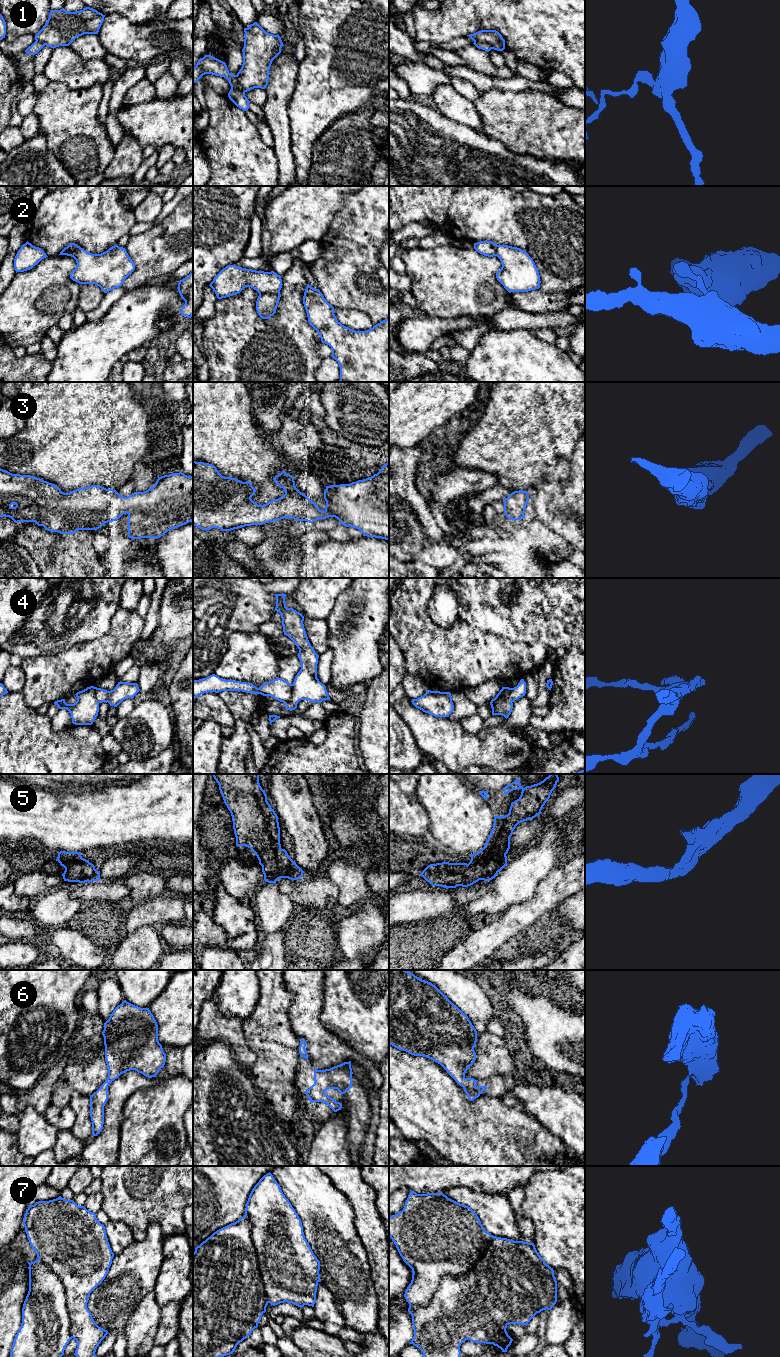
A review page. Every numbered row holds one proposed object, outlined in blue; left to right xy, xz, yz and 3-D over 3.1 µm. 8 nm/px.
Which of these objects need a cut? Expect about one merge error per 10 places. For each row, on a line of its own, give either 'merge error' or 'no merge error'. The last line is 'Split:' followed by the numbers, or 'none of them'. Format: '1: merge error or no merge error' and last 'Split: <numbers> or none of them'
1: merge error
2: merge error
3: no merge error
4: merge error
5: no merge error
6: no merge error
7: merge error
Split: 1, 2, 4, 7

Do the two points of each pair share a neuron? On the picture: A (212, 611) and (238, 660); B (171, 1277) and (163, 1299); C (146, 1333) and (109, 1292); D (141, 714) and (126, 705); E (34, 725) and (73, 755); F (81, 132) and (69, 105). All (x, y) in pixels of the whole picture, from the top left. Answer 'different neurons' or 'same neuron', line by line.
A: different neurons
B: same neuron
C: different neurons
D: different neurons
E: same neuron
F: same neuron

